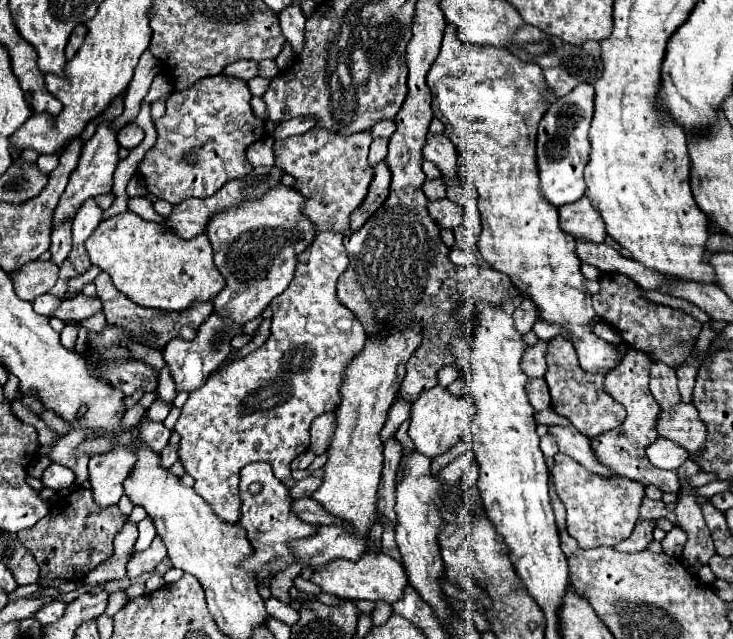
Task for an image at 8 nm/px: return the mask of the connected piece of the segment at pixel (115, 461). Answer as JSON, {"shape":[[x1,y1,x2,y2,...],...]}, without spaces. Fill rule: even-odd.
{"shape":[[119,445,89,459,89,481,91,489,95,489,93,499,101,507,109,507,121,499,123,481,129,477,129,471,133,471,135,455,133,445]]}

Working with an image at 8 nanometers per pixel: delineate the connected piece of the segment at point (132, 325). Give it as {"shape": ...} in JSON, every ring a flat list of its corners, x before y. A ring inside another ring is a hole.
{"shape":[[105,273,97,275,95,285,97,285,97,297,101,297,101,301,103,301,103,313,107,317,107,323,127,325,129,329,133,329,133,335,137,335,137,337,145,335,149,339,147,343,161,343,161,347,165,347,165,343,173,337,193,339,201,321,205,321,213,313,213,301,191,303,185,311,157,311,157,309,151,309,151,307,141,307,141,305,133,303,131,299,127,299,125,295,121,295,117,291,117,287,113,287,113,281,109,279,109,275,105,275],[153,335,157,335,155,341,151,341]]}

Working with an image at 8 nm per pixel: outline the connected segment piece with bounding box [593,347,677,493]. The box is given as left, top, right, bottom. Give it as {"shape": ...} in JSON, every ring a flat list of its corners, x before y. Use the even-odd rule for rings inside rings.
{"shape":[[629,347,621,361,621,367,615,367,605,377,605,391,627,409,627,417,619,427,599,435,593,441,593,451,597,457,601,457,601,463,605,463,619,477,627,477,643,485,655,485,665,493,677,493,677,473,661,471,653,467,645,455,645,449,659,437,657,435,657,415,659,415,657,401,649,391,649,361,651,359,647,353]]}

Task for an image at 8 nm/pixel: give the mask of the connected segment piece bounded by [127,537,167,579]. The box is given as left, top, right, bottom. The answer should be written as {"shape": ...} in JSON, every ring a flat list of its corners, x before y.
{"shape":[[159,537,153,539,151,547,143,553,137,553,129,559,127,563,127,577,133,579,133,577,139,577,139,575,145,575,145,573,151,573,155,571,155,567,167,557,167,551,165,551,165,545,161,543]]}

